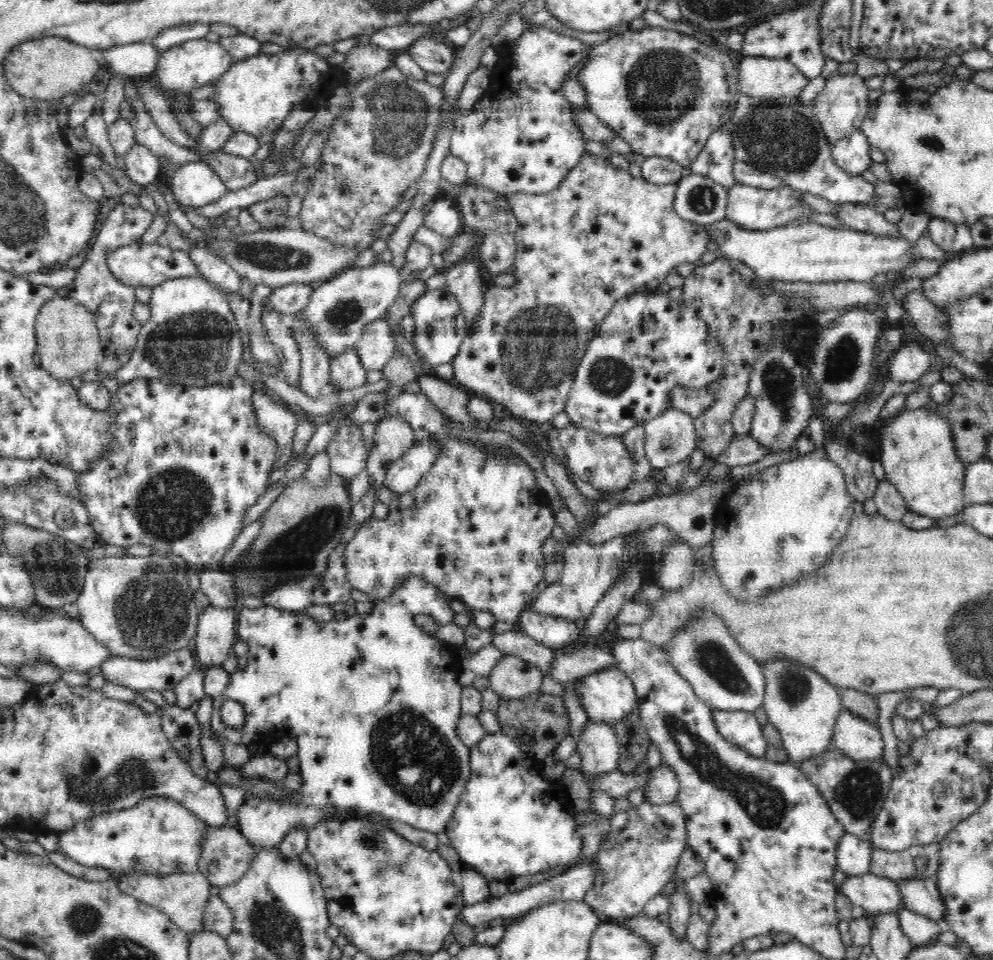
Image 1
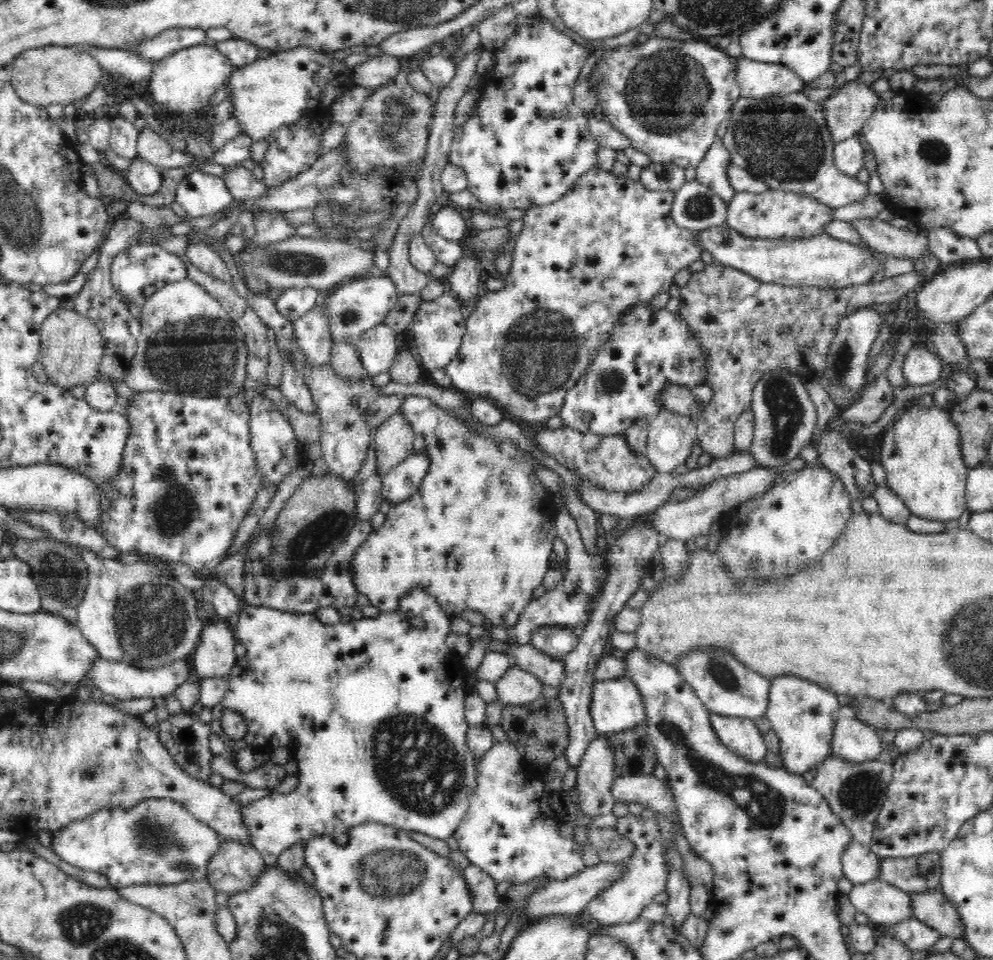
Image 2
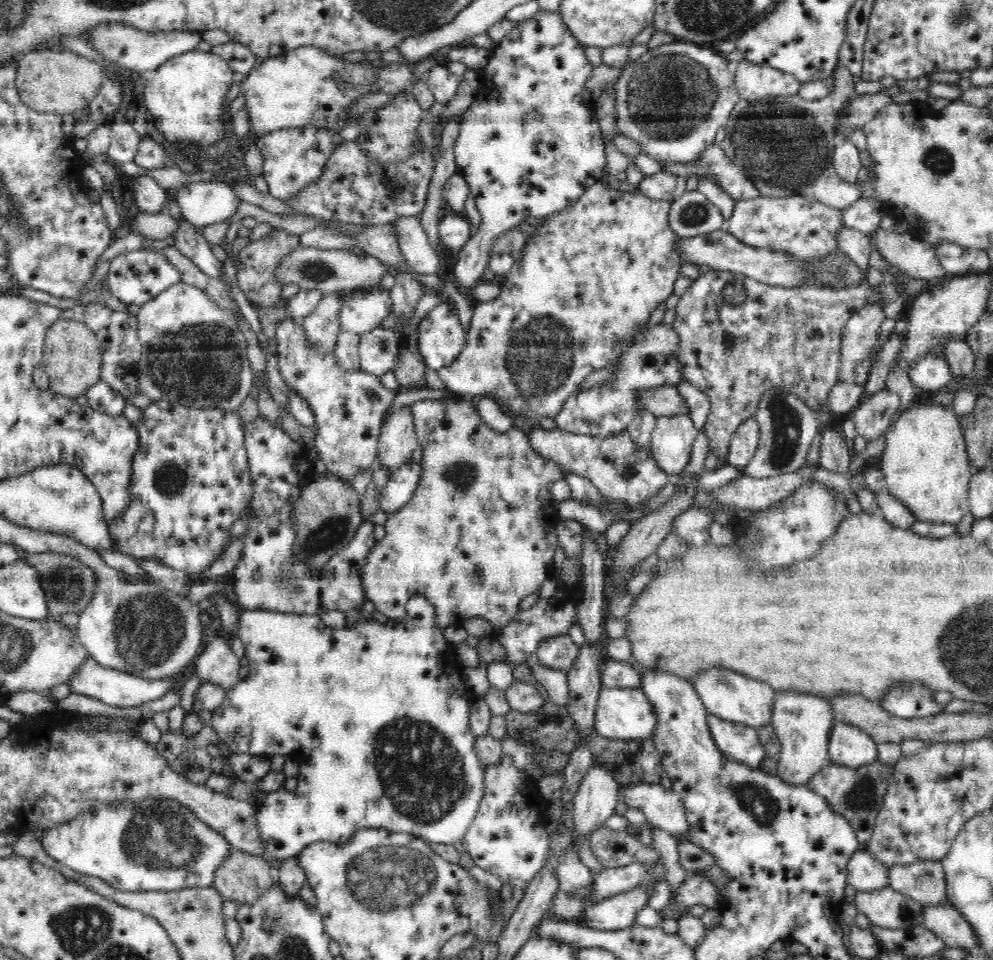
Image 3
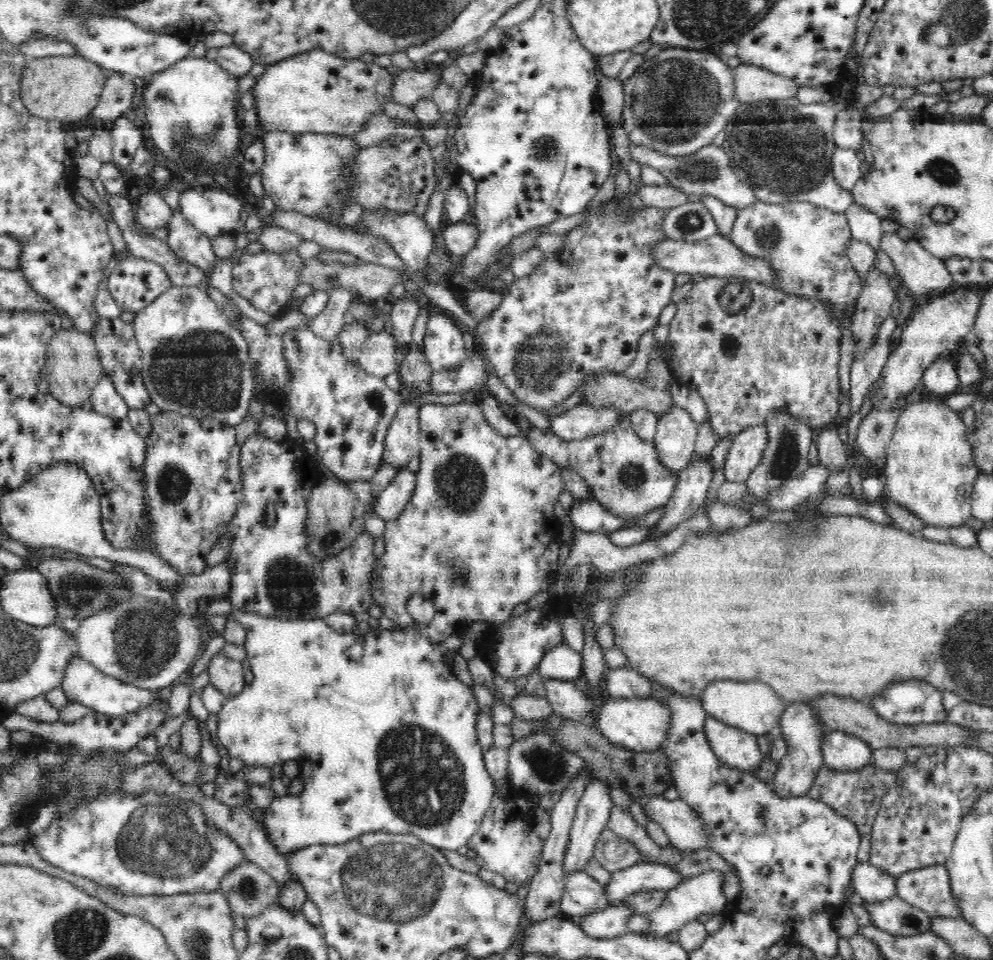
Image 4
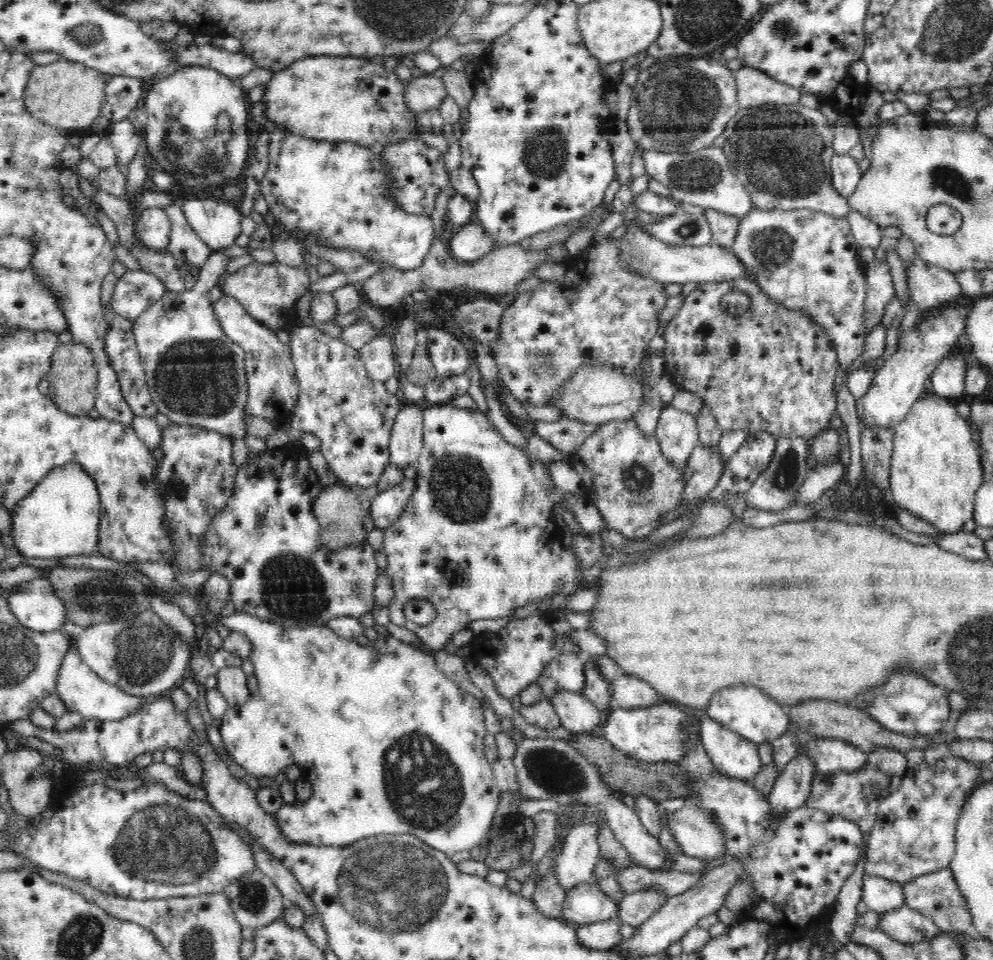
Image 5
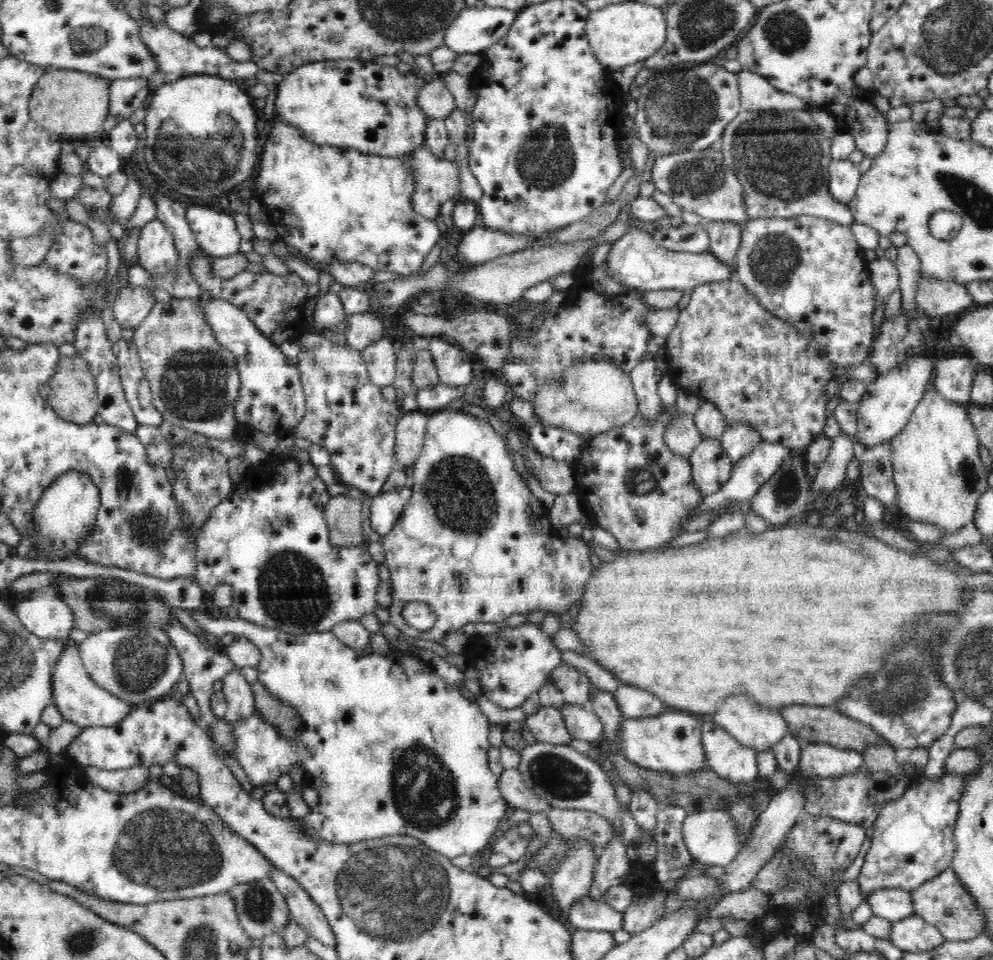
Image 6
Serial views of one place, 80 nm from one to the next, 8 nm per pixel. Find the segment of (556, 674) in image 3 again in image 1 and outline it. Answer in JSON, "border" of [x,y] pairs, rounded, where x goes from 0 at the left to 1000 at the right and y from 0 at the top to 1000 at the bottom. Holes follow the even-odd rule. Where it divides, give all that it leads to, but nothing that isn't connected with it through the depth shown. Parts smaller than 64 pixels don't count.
{"border":[[[516,655],[507,659],[496,657],[495,672],[502,674],[505,679],[520,682],[530,691],[538,691],[543,694],[543,698],[554,704],[555,692],[559,689],[559,679],[554,674],[544,671],[528,657],[518,657]]]}

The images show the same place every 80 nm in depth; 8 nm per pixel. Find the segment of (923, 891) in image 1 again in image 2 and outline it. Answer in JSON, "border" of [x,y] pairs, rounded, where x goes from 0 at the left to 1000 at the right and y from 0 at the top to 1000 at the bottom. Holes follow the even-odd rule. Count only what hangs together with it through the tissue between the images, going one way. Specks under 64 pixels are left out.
{"border":[[[947,922],[942,926],[915,932],[920,955],[943,968],[947,975],[970,978],[971,961],[963,946],[951,933]]]}

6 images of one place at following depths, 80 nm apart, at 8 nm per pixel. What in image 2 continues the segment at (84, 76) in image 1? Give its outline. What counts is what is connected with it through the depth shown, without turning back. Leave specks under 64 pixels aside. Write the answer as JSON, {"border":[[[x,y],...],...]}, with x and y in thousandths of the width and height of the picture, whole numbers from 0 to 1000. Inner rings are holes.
{"border":[[[54,46],[29,50],[14,59],[8,70],[12,71],[10,85],[20,103],[45,114],[53,108],[66,110],[89,102],[89,98],[99,91],[106,76],[95,58],[82,54],[79,49]]]}

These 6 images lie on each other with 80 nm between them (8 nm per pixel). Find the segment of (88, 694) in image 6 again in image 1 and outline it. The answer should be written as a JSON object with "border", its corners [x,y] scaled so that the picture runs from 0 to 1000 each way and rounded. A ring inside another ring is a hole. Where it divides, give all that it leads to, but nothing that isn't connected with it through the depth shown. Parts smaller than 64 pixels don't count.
{"border":[[[189,673],[147,688],[114,683],[101,692],[103,697],[101,702],[104,702],[106,705],[106,714],[113,715],[115,713],[115,716],[125,715],[139,720],[159,719],[159,721],[163,721],[169,718],[175,719],[183,708],[187,707],[191,700],[195,699],[197,691],[194,673]]]}

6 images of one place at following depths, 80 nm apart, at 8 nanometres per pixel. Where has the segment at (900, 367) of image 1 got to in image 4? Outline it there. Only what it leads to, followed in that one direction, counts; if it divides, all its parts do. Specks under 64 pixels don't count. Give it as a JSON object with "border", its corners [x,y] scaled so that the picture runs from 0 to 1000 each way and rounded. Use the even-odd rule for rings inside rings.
{"border":[[[942,375],[930,385],[928,402],[949,414],[955,413],[961,409],[967,400],[963,384],[962,379],[955,375]]]}

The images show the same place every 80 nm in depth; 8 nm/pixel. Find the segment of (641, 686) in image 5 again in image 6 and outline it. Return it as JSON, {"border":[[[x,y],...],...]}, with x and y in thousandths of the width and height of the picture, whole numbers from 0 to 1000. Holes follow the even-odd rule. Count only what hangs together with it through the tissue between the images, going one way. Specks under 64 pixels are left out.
{"border":[[[623,713],[617,724],[627,746],[636,749],[659,746],[676,739],[663,725],[634,713]]]}

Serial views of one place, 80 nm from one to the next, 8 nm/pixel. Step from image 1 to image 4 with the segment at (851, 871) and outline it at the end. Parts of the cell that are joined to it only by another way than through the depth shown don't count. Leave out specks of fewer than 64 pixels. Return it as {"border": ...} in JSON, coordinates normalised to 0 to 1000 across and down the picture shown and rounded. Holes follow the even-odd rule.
{"border":[[[876,898],[862,900],[855,921],[870,939],[889,939],[903,932],[901,915]]]}

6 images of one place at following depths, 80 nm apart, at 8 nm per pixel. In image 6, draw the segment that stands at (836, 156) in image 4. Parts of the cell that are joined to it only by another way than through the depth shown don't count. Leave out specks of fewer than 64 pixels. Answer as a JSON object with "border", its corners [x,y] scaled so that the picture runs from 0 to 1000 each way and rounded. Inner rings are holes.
{"border":[[[838,166],[834,179],[836,180],[834,193],[838,205],[847,213],[854,213],[862,203],[868,183],[865,173],[855,166]]]}

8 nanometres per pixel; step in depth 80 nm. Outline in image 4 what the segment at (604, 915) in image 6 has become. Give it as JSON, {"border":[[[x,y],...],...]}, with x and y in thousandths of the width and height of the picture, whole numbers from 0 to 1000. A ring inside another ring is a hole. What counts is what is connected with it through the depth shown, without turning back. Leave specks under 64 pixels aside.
{"border":[[[584,905],[568,911],[568,929],[565,951],[569,956],[590,954],[602,947],[607,947],[614,941],[610,935],[608,923],[596,911]]]}

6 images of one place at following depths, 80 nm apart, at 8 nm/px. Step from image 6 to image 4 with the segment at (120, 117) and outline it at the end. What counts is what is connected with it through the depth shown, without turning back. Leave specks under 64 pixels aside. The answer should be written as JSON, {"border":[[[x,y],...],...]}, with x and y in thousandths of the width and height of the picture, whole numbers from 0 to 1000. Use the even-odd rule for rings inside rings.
{"border":[[[117,76],[107,83],[101,104],[93,114],[92,123],[105,130],[110,130],[125,122],[132,114],[138,91],[132,81]]]}

